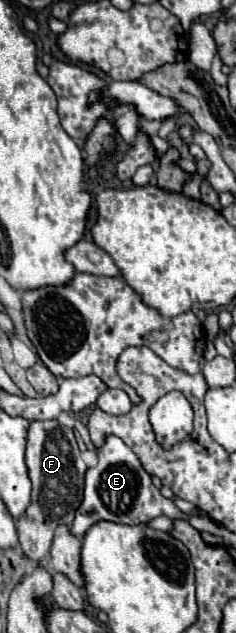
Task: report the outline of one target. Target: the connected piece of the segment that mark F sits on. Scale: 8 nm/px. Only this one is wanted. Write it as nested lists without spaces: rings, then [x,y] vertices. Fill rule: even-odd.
[[[35,420],[29,426],[27,438],[27,468],[33,482],[31,506],[17,520],[19,544],[25,556],[35,560],[39,566],[47,566],[49,562],[49,546],[53,540],[53,532],[59,524],[71,524],[75,512],[83,500],[83,484],[87,466],[81,460],[81,450],[75,440],[73,428],[61,426],[57,420]]]

